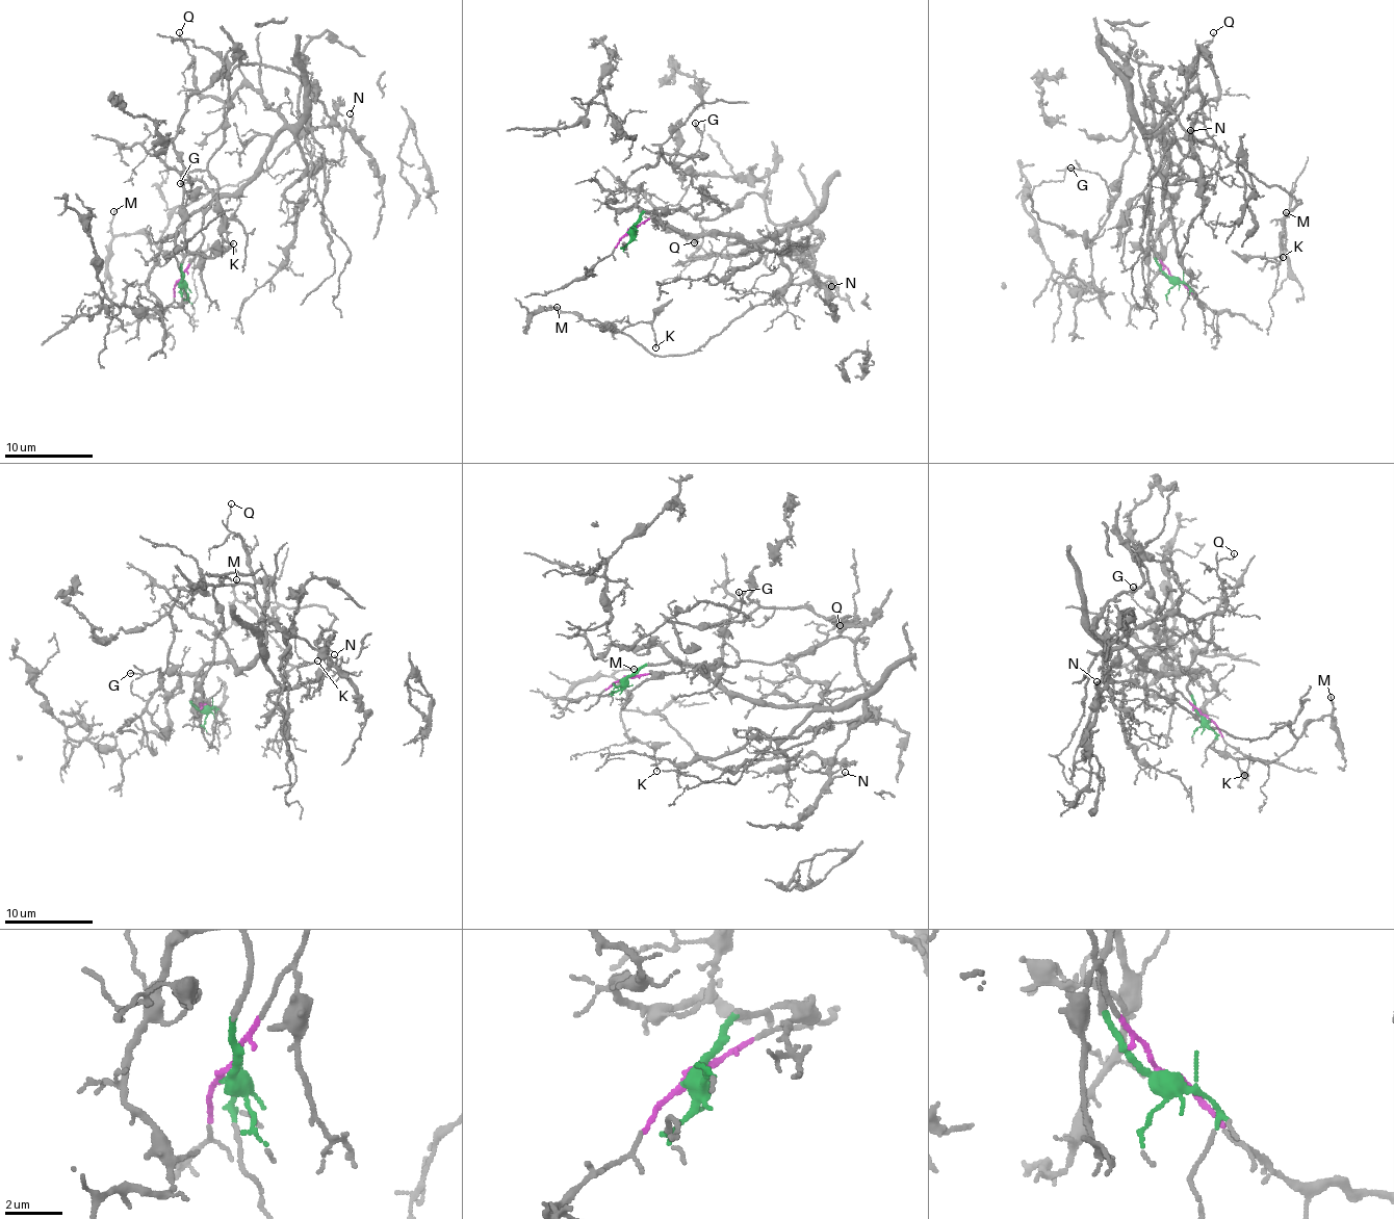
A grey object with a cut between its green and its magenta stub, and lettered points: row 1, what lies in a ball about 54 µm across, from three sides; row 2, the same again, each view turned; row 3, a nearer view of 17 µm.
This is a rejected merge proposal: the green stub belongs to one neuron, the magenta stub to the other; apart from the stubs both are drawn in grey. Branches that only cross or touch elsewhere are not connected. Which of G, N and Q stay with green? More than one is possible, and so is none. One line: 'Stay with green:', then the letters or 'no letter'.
Stay with green: Q

